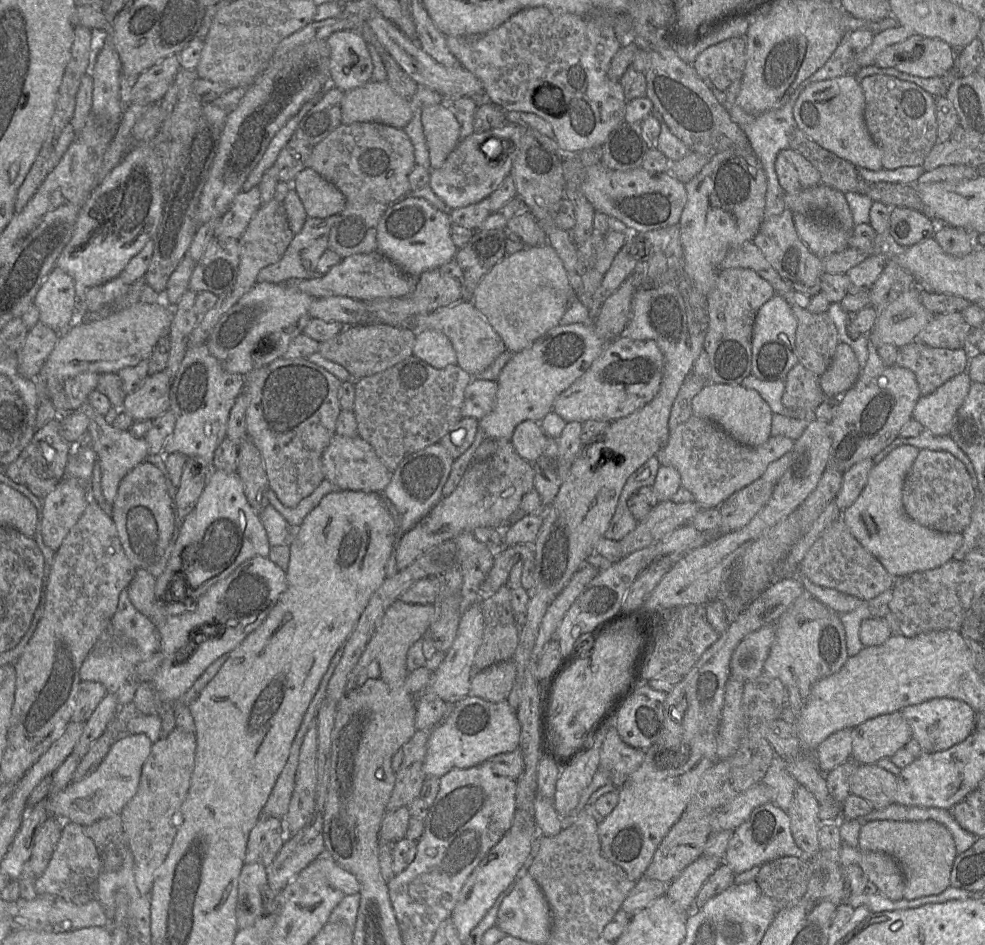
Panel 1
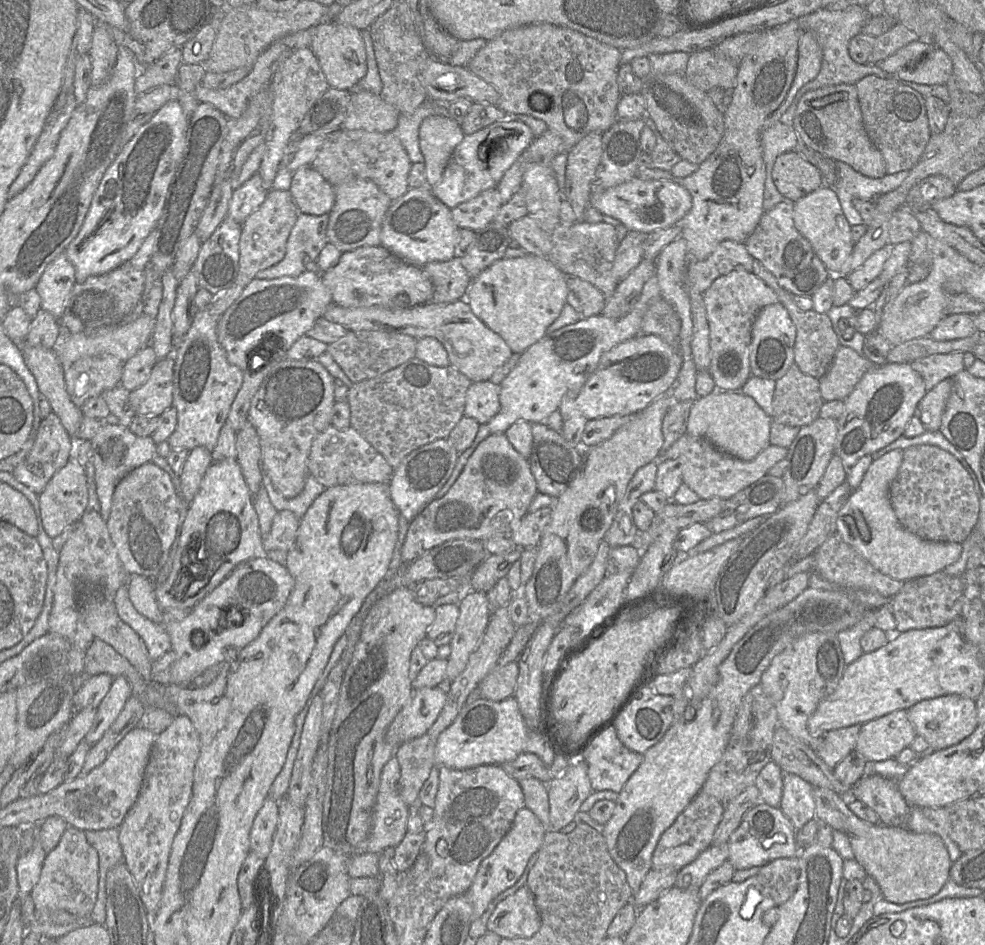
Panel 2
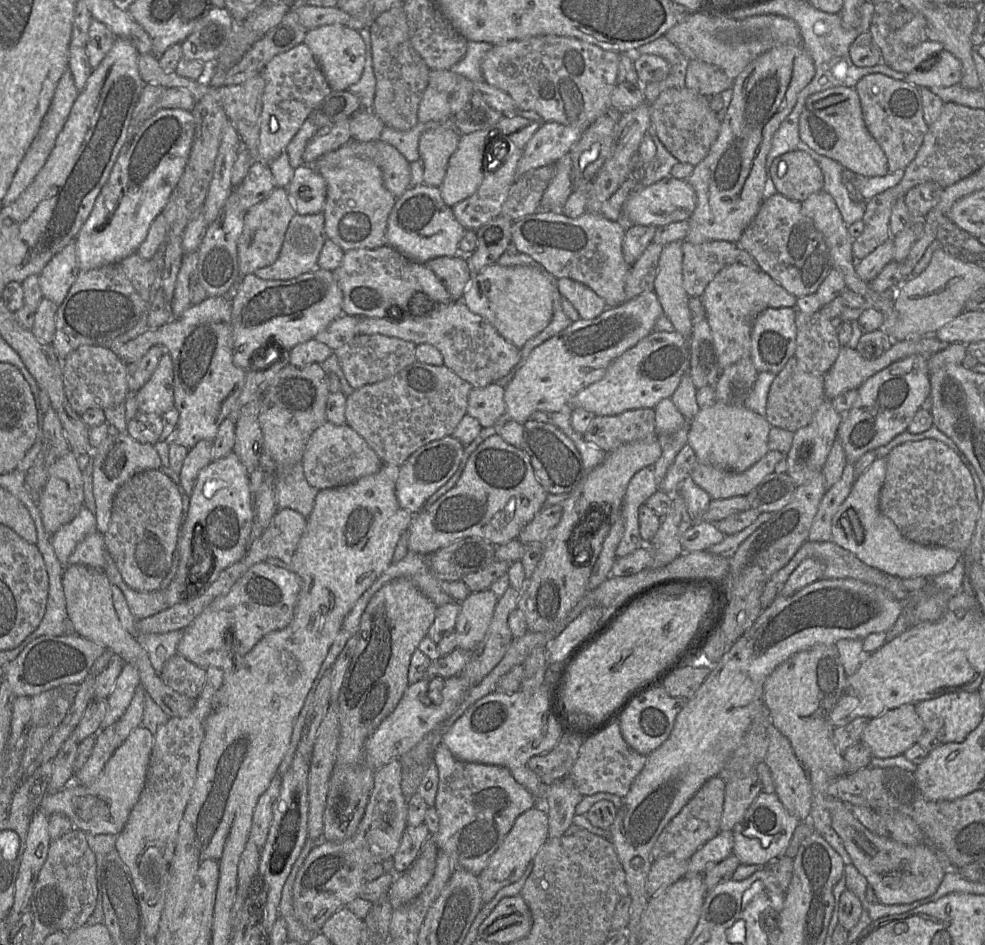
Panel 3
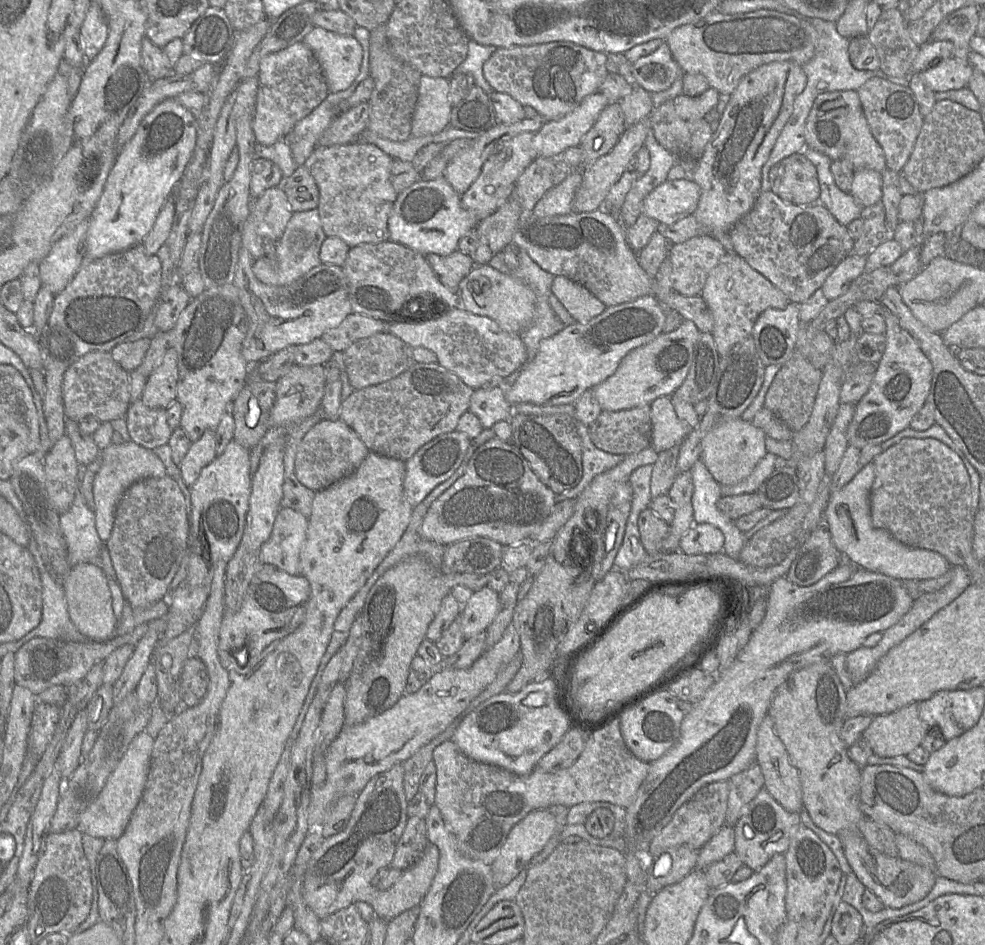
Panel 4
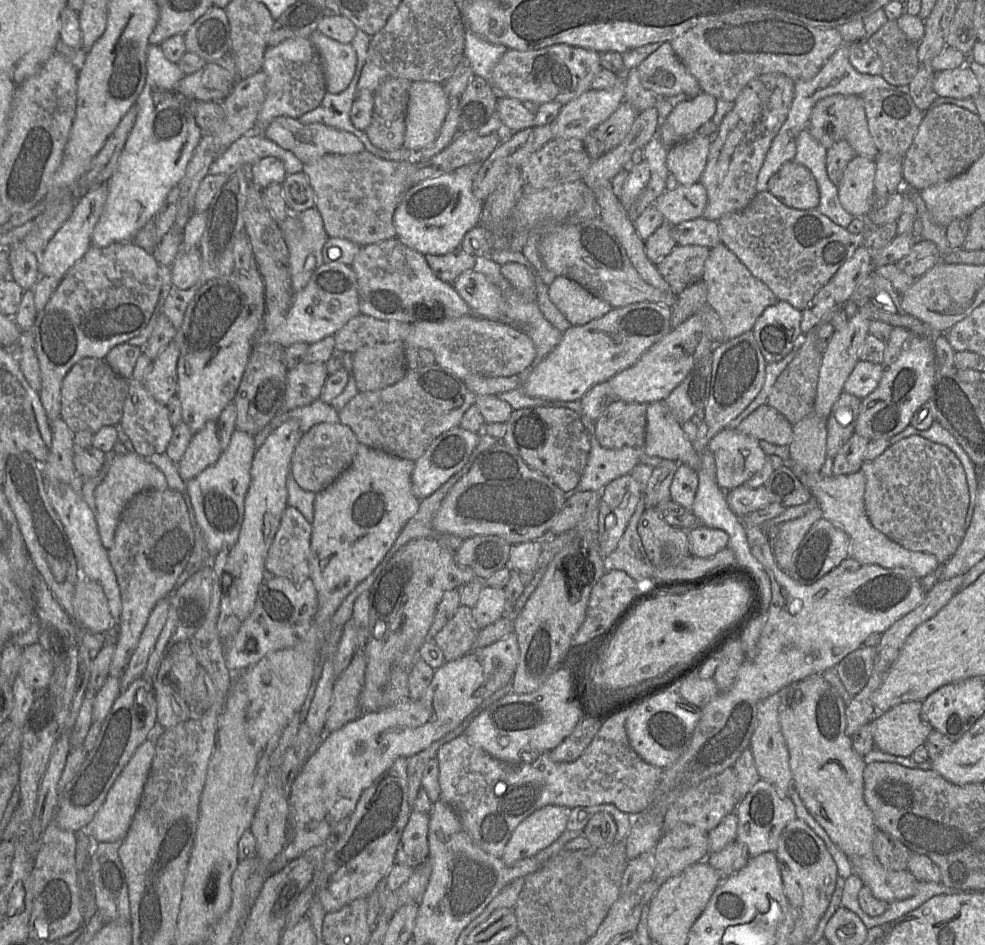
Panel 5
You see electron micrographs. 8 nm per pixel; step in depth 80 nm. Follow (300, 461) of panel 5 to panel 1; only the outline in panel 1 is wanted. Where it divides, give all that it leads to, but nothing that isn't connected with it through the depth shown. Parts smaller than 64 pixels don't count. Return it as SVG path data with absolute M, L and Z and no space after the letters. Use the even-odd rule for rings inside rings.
M335 434L322 454L322 466L325 479L340 490L382 493L393 473L381 462L373 447L359 435L346 437Z

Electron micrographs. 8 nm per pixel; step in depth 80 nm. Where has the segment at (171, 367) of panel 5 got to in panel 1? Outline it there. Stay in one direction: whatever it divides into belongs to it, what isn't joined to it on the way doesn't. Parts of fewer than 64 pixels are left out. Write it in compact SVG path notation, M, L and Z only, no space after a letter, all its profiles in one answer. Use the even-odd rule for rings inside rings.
M166 372L149 374L142 386L127 394L122 409L134 421L154 420L170 410L171 376Z

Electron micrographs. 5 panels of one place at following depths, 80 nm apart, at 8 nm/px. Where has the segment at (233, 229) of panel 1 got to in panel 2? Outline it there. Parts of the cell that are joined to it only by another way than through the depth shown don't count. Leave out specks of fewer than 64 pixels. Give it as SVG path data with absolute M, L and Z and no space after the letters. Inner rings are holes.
M259 172L252 175L232 194L227 217L238 223L243 222L254 212L266 199L269 190L264 186Z

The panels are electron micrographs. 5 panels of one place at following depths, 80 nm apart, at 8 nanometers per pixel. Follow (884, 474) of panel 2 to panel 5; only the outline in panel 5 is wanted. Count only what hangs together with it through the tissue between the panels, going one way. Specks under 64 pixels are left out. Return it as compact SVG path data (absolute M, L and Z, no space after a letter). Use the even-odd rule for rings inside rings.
M791 460L785 463L799 481L806 487L822 510L822 517L843 530L849 539L849 557L864 564L877 564L884 568L907 568L922 578L940 565L937 558L929 553L908 550L875 529L866 514L864 506L865 475L862 471L852 474L822 477L820 473L803 470Z

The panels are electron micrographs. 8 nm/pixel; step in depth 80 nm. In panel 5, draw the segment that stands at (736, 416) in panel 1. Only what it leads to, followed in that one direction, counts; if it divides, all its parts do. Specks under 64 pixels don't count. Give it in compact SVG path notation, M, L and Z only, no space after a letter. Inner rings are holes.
M724 428L710 439L707 449L715 460L716 482L724 491L743 485L763 467L766 454L761 449L759 441L740 433L736 428Z

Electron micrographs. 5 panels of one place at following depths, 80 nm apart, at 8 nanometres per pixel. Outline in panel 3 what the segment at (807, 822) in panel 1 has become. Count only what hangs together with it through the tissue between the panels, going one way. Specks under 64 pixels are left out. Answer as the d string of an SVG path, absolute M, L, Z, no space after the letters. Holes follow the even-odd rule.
M772 724L763 762L770 769L774 793L786 811L801 822L808 822L813 799L811 783L790 742Z

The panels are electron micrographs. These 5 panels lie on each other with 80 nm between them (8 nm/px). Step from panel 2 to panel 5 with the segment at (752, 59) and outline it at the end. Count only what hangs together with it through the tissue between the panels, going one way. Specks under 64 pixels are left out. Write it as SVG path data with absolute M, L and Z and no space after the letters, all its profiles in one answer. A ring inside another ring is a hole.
M772 72L752 79L741 90L709 146L707 163L700 177L708 197L702 217L718 221L724 215L747 206L757 194L759 171L773 139L787 118L794 88L792 78Z

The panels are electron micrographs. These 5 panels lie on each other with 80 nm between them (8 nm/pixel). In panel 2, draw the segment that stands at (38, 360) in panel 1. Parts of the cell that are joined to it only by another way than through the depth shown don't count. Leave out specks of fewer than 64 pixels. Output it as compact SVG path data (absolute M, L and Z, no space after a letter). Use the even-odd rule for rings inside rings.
M41 308L31 322L25 339L26 344L56 349L60 341L61 326L59 319Z

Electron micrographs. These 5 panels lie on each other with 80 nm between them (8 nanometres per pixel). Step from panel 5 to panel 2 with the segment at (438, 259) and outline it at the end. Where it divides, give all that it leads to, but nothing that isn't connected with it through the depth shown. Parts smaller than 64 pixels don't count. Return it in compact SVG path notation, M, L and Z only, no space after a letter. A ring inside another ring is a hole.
M461 253L448 261L432 261L423 267L434 291L432 303L449 303L465 299L472 278L461 262Z

